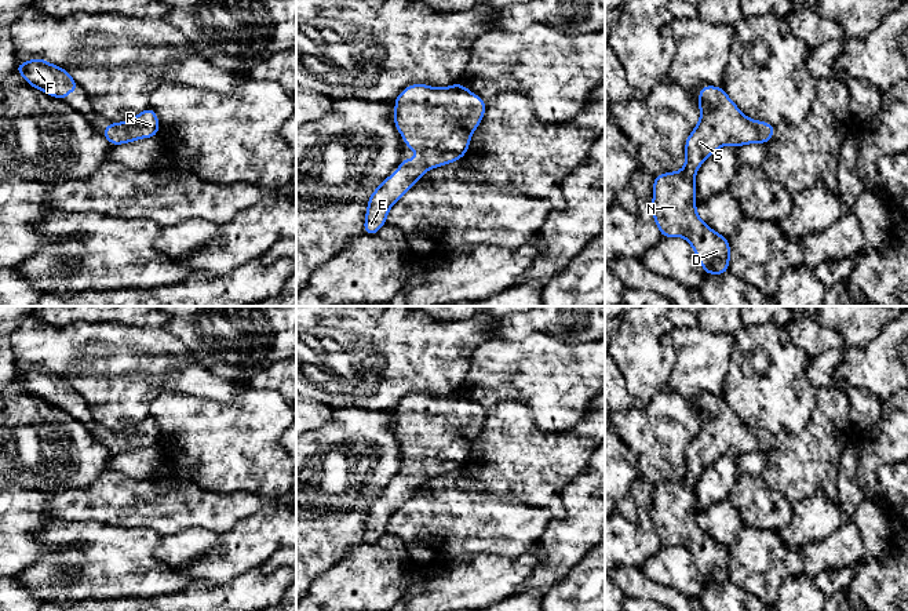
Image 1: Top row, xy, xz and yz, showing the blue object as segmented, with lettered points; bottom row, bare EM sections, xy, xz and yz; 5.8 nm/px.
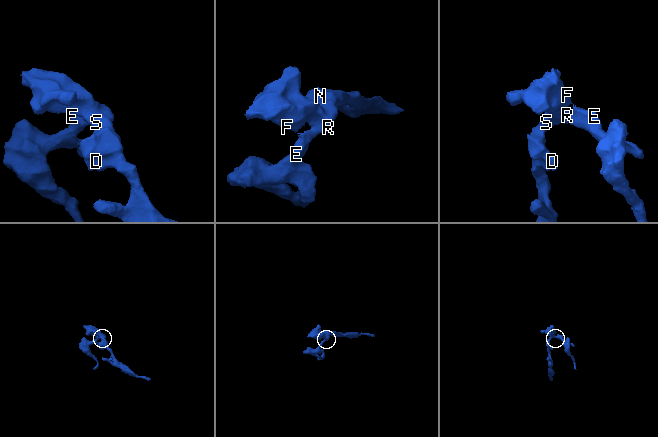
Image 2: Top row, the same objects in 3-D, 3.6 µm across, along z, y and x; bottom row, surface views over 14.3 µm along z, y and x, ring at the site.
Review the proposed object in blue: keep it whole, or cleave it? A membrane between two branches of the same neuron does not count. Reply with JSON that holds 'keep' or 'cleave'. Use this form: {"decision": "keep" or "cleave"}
{"decision": "keep"}

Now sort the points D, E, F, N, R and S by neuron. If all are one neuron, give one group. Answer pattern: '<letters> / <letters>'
D E F N R S

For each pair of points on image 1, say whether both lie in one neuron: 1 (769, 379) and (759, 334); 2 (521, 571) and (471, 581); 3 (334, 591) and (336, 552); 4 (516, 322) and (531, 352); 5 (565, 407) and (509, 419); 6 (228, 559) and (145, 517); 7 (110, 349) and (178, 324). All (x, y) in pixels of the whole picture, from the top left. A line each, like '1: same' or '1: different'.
1: same
2: same
3: different
4: different
5: different
6: different
7: different

